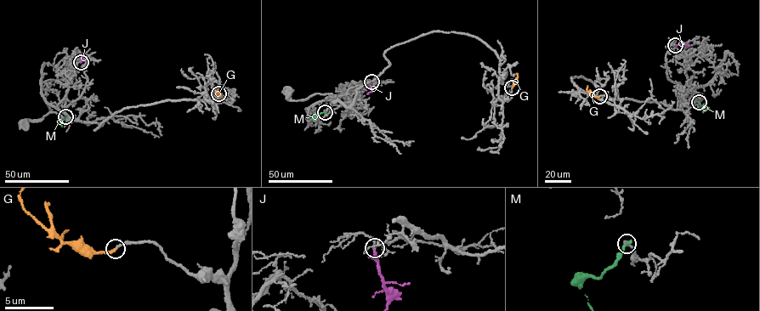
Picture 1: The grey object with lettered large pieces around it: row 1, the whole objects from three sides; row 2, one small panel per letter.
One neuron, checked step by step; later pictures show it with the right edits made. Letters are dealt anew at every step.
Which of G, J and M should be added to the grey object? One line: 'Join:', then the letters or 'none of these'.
Join: G

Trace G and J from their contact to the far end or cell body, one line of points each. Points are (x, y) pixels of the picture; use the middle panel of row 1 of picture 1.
G: (512, 87), (517, 73)
J: (371, 81), (373, 90), (368, 94)

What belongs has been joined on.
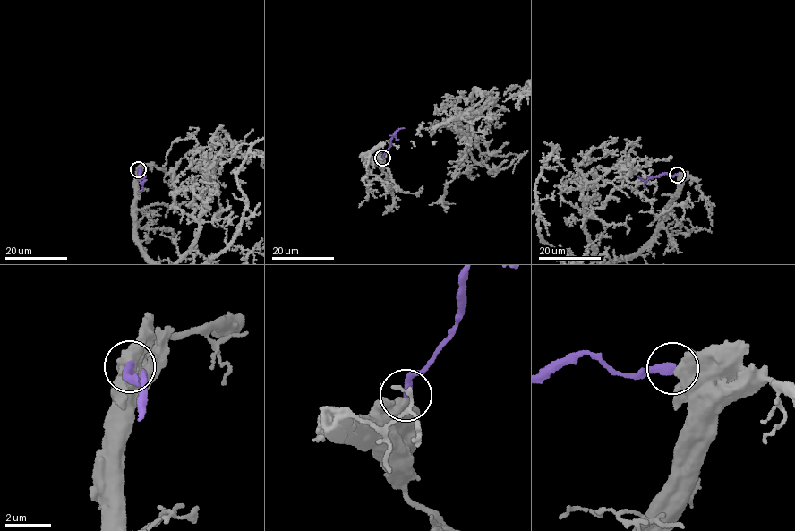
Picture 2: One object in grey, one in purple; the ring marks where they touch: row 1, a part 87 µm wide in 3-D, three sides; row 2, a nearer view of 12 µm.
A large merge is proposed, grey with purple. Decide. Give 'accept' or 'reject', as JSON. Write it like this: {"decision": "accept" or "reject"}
{"decision": "accept"}

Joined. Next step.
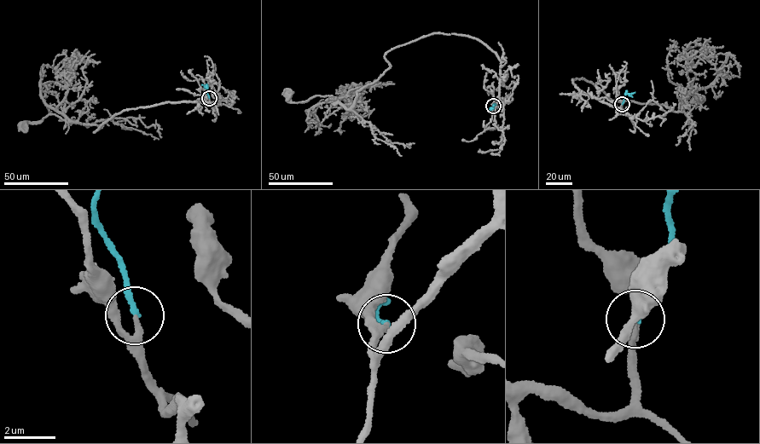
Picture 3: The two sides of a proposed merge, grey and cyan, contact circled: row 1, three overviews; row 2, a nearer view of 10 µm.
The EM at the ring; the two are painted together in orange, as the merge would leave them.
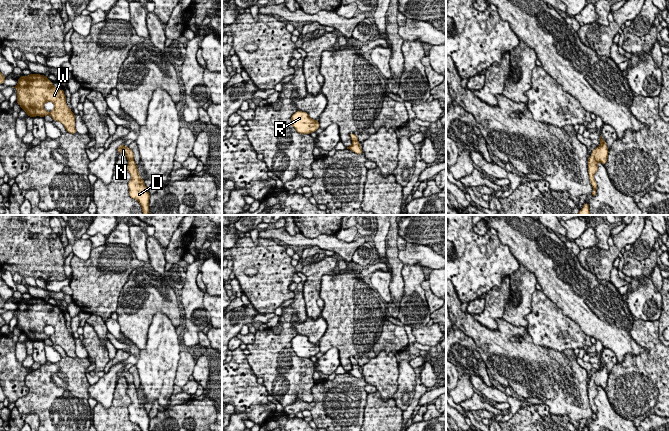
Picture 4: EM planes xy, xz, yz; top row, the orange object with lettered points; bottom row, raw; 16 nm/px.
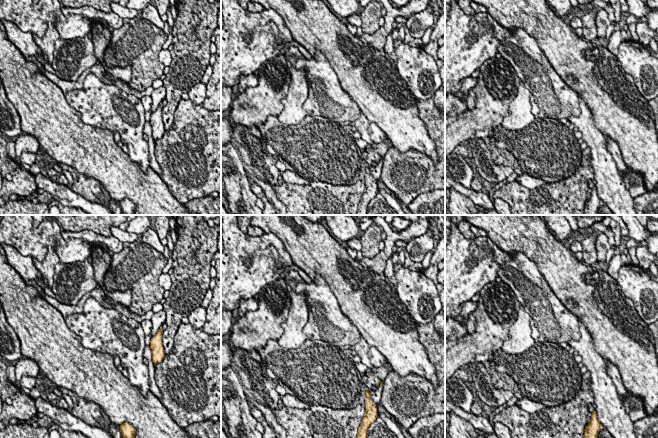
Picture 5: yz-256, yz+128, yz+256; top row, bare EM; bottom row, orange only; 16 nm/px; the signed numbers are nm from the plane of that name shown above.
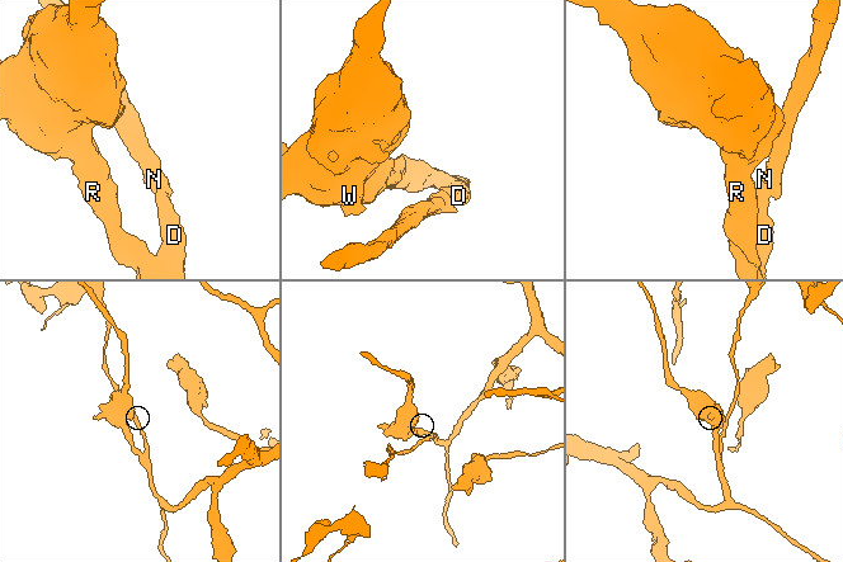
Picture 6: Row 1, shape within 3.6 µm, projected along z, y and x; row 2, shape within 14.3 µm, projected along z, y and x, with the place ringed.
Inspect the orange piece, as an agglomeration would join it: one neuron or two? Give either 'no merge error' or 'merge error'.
no merge error

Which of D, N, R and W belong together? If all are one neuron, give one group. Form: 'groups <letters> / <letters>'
groups D N R W

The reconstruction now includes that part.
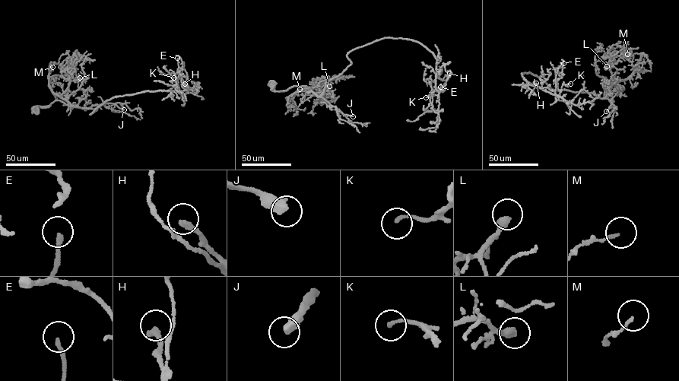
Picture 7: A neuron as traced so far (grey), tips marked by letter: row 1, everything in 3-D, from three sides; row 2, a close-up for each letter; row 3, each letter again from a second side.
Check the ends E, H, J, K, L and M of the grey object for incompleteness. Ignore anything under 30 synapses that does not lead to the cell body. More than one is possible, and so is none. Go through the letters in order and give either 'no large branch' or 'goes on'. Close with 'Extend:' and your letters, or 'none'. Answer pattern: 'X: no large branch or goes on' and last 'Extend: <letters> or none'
E: goes on
H: no large branch
J: goes on
K: no large branch
L: goes on
M: no large branch
Extend: E, J, L

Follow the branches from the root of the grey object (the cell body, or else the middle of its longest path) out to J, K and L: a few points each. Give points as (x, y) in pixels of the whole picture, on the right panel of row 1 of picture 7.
J: (618, 87), (623, 87), (620, 89), (612, 84), (606, 87), (606, 98), (612, 103), (606, 111)
K: (618, 87), (610, 84), (601, 98), (554, 90), (521, 74), (558, 96), (570, 84)
L: (618, 87), (623, 87), (620, 89), (611, 84), (606, 88), (614, 82), (610, 68), (607, 66)

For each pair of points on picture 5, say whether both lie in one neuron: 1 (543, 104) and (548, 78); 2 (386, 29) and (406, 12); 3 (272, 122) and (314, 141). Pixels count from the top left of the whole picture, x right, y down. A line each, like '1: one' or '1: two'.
1: one
2: one
3: one

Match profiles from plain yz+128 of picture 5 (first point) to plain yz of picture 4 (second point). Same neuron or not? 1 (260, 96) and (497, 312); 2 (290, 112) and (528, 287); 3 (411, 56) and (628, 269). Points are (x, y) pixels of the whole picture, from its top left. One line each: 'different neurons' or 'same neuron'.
1: same neuron
2: same neuron
3: different neurons

